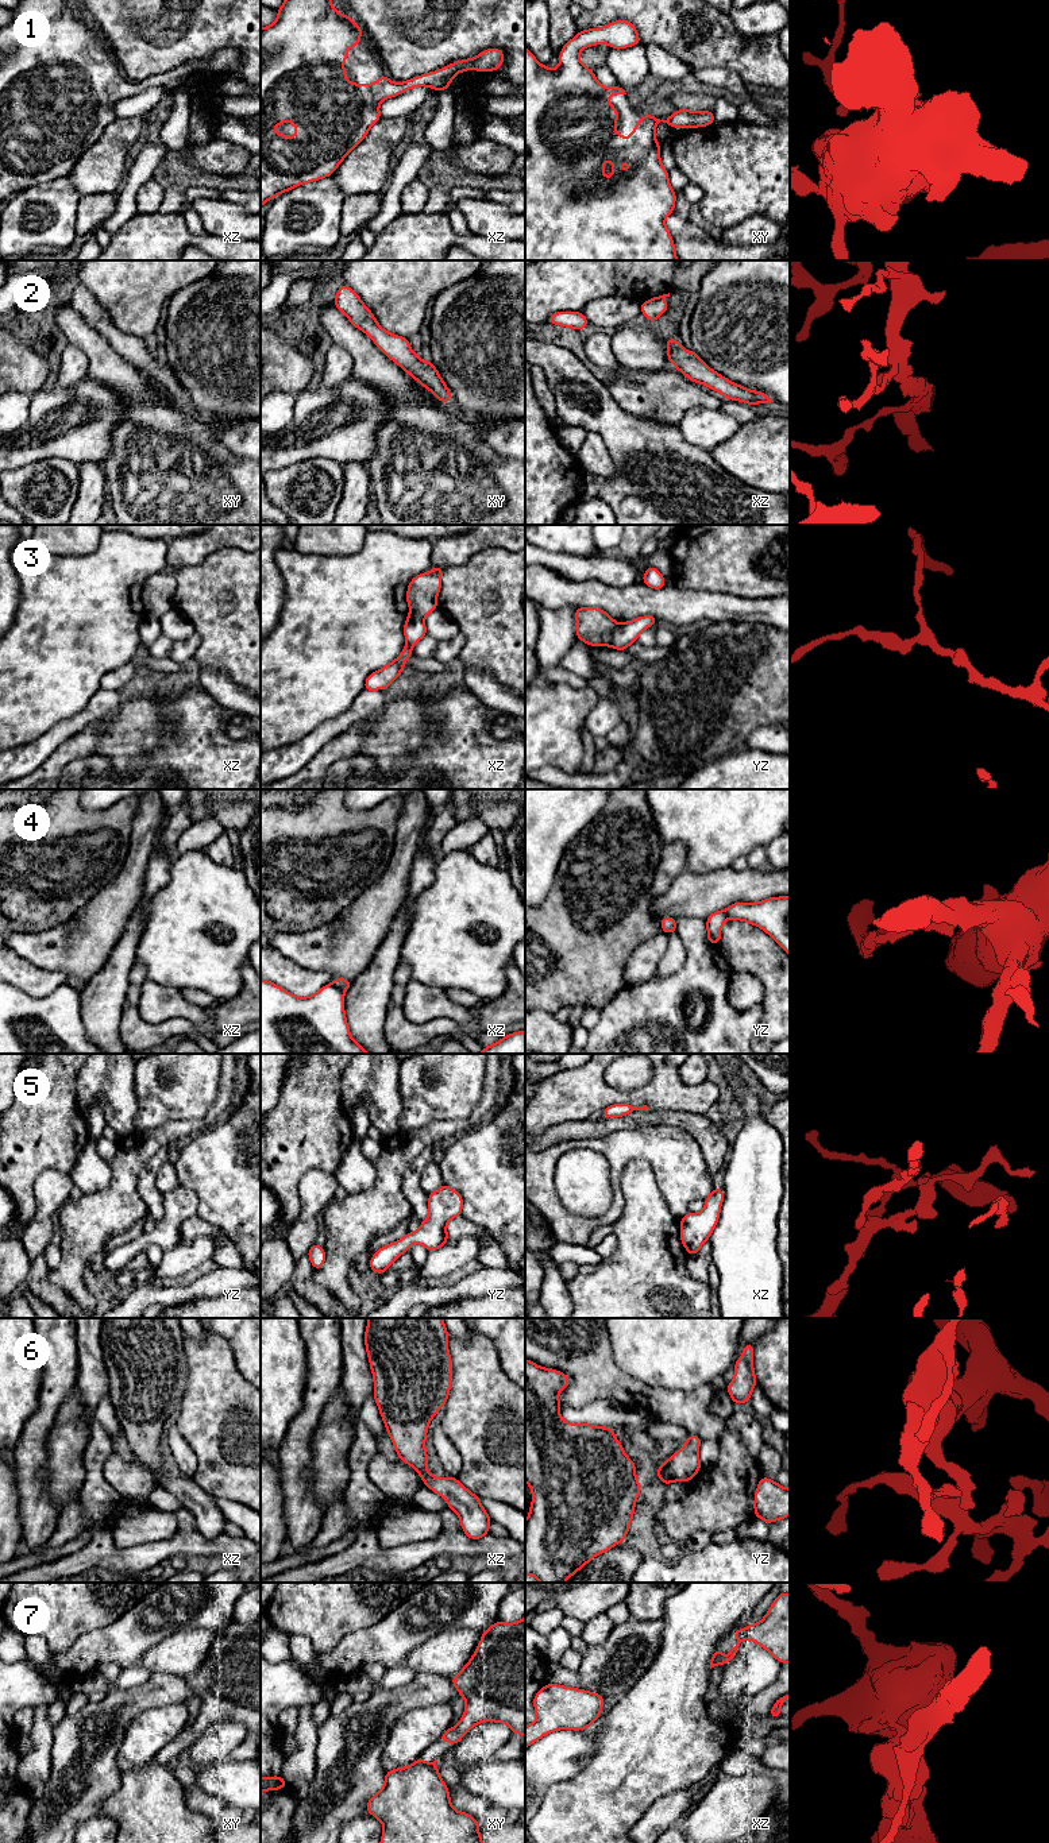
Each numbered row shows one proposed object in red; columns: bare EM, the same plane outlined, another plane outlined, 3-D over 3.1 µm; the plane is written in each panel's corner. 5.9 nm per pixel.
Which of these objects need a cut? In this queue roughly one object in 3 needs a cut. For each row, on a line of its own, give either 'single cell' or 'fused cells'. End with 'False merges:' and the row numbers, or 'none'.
1: single cell
2: single cell
3: fused cells
4: fused cells
5: single cell
6: single cell
7: single cell
False merges: 3, 4

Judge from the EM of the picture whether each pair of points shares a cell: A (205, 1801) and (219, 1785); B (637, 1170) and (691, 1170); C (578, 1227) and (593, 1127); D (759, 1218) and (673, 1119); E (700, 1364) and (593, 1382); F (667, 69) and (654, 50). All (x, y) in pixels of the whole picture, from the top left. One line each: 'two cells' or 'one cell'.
A: two cells
B: two cells
C: two cells
D: two cells
E: two cells
F: one cell

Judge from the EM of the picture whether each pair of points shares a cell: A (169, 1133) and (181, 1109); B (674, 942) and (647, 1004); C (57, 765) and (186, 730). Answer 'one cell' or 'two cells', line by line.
A: two cells
B: two cells
C: one cell

